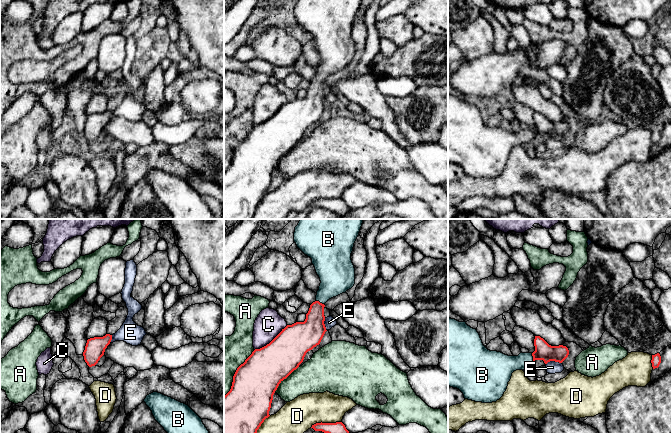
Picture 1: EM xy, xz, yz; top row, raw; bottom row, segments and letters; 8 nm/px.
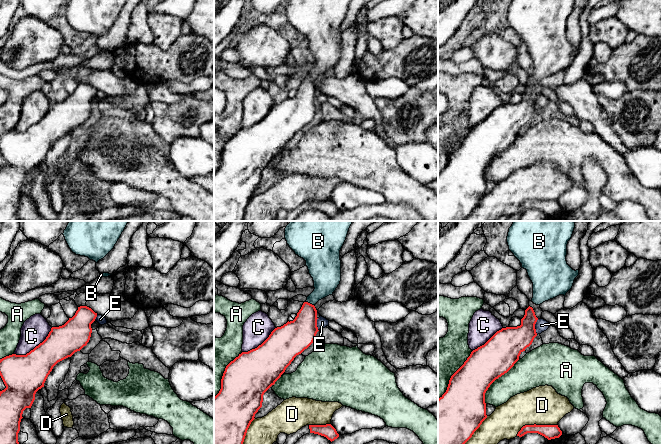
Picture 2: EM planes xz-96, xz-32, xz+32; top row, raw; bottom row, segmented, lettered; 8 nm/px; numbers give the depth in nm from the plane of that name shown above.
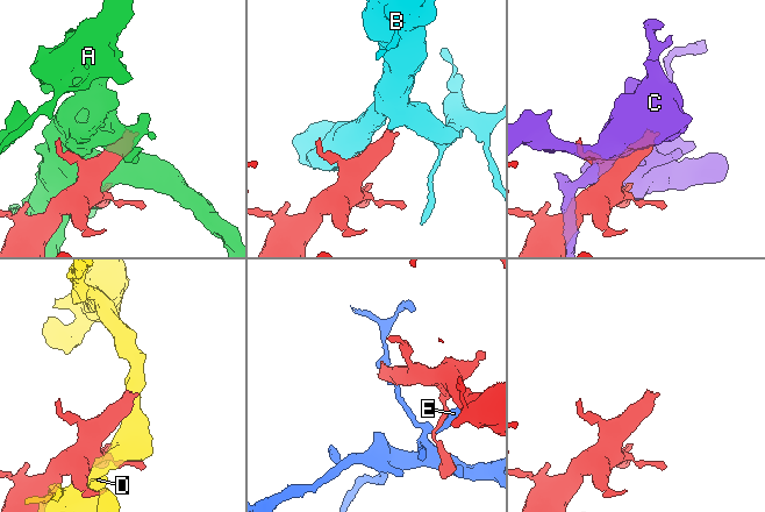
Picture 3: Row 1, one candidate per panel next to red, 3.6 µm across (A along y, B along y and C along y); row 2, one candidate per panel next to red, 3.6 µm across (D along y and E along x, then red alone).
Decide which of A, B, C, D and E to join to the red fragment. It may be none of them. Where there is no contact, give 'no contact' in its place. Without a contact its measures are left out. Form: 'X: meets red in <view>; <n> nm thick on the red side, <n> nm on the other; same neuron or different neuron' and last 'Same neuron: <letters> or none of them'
A: meets red in xz; 360 nm thick on the red side, 280 nm on the other; different neuron
B: meets red in xz; 200 nm thick on the red side, 260 nm on the other; same neuron
C: meets red in xz; 320 nm thick on the red side, 220 nm on the other; different neuron
D: meets red in xz; 90 nm thick on the red side, 280 nm on the other; different neuron
E: meets red in yz; 140 nm thick on the red side, 110 nm on the other; different neuron
Same neuron: B

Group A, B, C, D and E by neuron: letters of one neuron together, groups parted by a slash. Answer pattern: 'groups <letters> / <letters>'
groups A / B / C / D / E

